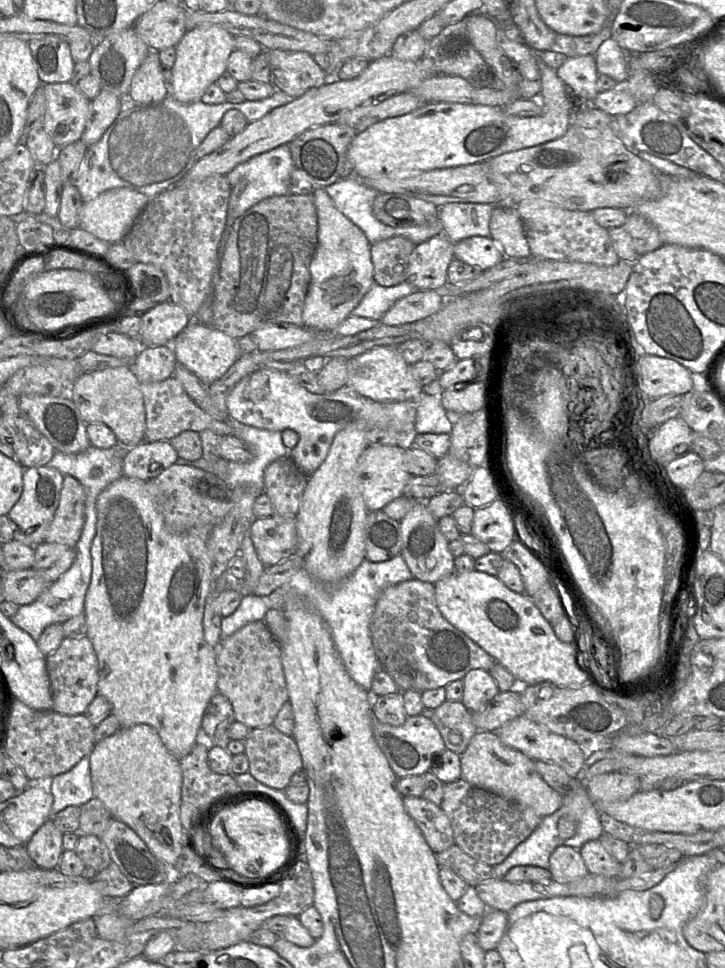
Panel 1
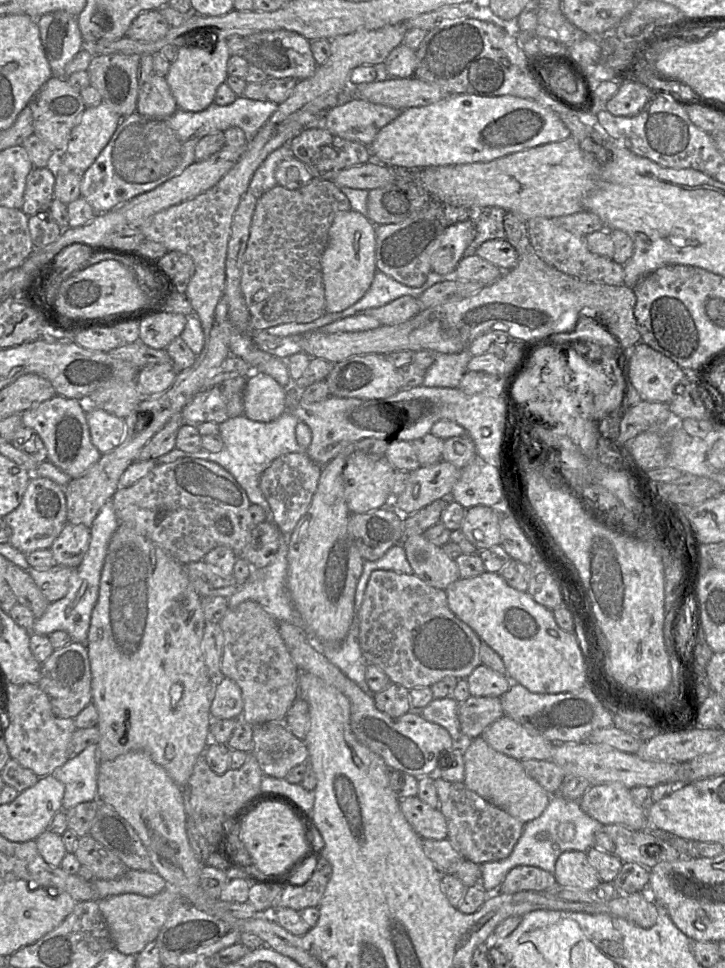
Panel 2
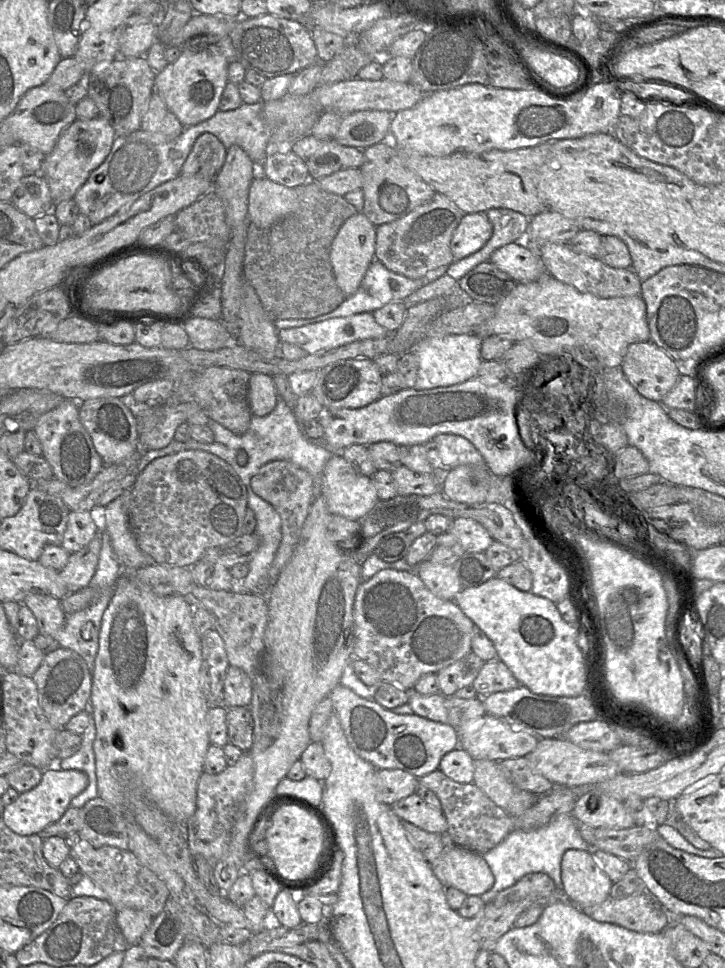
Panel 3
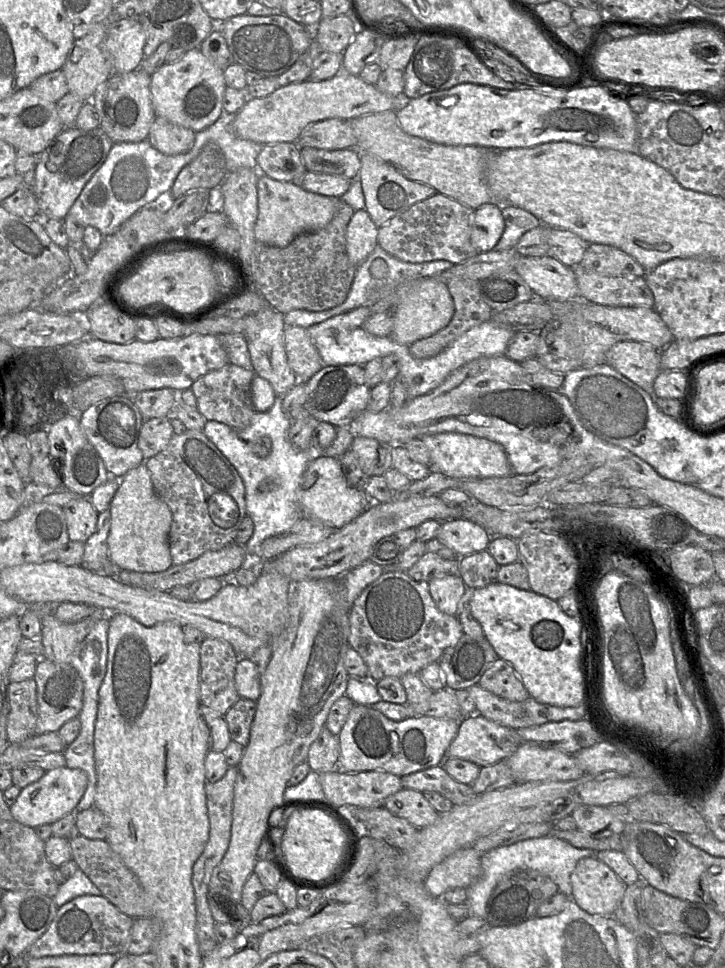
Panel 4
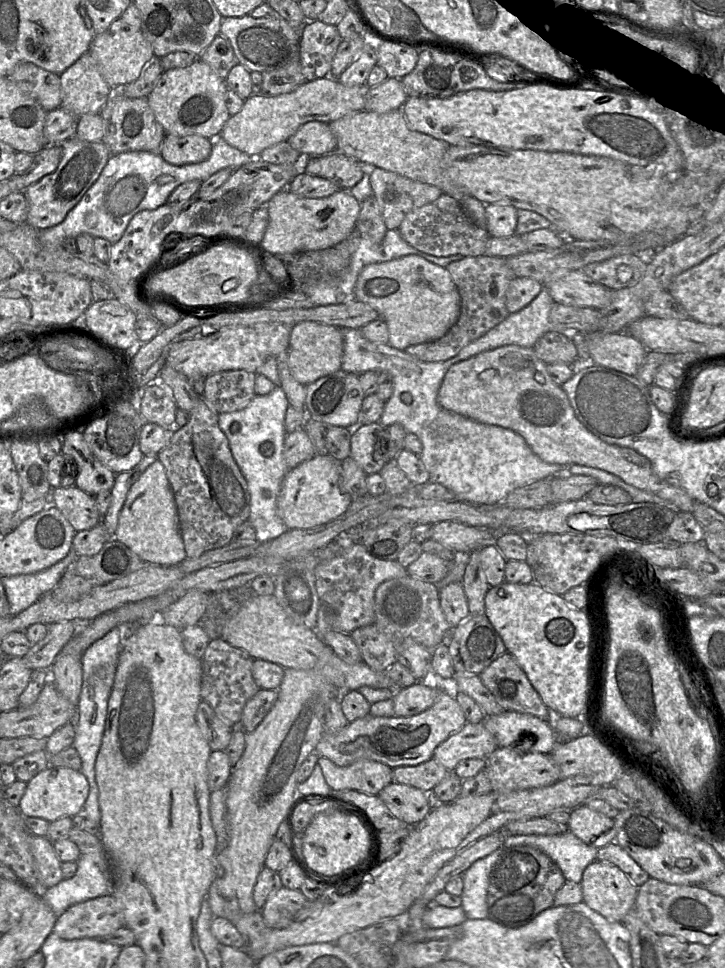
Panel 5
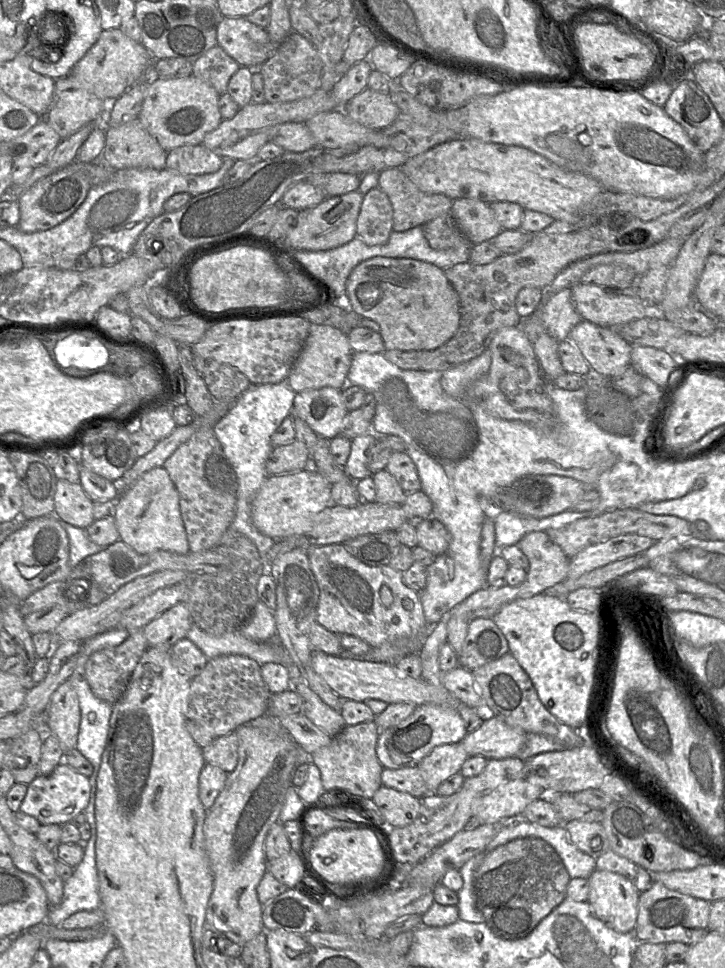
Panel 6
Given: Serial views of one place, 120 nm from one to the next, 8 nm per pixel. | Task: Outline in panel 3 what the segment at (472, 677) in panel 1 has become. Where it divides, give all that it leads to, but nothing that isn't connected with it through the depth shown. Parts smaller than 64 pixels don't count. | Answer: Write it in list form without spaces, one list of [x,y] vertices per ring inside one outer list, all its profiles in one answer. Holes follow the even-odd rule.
[[[497,657],[484,663],[471,685],[477,696],[486,697],[492,693],[515,689],[520,684],[508,667]]]

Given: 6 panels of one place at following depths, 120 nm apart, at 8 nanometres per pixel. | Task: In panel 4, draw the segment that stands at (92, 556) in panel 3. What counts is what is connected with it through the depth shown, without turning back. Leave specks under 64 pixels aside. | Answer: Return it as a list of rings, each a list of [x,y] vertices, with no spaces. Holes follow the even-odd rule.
[[[108,508],[98,513],[96,529],[85,541],[84,554],[80,565],[92,572],[101,573],[109,560],[107,538],[110,525],[111,512]]]

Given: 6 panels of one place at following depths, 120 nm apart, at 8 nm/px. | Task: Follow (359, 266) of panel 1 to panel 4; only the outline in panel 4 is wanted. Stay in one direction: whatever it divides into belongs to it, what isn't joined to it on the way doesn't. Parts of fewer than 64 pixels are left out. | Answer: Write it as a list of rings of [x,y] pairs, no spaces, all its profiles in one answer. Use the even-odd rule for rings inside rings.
[[[366,210],[353,213],[346,230],[346,250],[351,263],[358,267],[378,243],[378,228]]]

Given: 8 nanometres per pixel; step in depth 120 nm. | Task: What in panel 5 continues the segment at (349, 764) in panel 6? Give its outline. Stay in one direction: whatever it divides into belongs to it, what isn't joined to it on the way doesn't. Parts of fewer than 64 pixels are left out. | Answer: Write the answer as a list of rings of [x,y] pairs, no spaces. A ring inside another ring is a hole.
[[[319,757],[317,765],[332,791],[355,790],[378,795],[393,781],[392,768],[374,760],[362,759],[347,766],[338,766],[327,758]]]

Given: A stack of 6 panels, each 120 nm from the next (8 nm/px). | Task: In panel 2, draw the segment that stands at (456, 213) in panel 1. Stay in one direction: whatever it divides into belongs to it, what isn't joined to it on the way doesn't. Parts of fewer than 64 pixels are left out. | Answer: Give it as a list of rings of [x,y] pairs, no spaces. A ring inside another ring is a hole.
[[[472,207],[468,219],[476,229],[475,239],[467,247],[463,257],[475,255],[479,246],[493,239],[505,239],[504,217],[507,211],[499,207]]]

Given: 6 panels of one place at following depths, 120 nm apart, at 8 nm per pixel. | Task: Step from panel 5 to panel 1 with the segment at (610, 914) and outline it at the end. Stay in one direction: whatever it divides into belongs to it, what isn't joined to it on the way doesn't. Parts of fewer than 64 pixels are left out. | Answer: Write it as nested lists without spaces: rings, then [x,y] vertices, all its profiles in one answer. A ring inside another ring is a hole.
[[[558,846],[549,857],[552,879],[568,883],[587,875],[588,869],[579,851],[571,846]]]

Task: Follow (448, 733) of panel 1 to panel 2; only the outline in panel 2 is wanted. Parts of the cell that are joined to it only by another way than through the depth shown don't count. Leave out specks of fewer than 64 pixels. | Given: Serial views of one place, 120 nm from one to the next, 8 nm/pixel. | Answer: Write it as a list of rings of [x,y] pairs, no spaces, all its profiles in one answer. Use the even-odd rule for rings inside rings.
[[[453,697],[433,698],[420,713],[425,720],[445,728],[449,732],[454,745],[461,745],[464,749],[470,739],[465,738],[461,731],[458,719],[458,702]]]

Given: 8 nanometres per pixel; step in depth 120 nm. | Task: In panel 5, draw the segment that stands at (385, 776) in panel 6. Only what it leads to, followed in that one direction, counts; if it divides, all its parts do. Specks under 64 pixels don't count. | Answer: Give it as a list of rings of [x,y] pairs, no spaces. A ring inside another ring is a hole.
[[[434,758],[417,766],[400,766],[392,769],[393,781],[429,793],[450,773]]]

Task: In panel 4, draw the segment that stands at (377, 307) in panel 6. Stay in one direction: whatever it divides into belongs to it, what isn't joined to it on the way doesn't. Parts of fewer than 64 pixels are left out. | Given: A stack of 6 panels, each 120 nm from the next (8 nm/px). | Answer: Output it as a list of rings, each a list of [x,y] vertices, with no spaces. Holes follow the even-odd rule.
[[[428,277],[401,285],[399,302],[391,311],[394,328],[390,337],[399,344],[410,346],[417,340],[427,338],[445,328],[454,315],[454,302],[447,284]]]

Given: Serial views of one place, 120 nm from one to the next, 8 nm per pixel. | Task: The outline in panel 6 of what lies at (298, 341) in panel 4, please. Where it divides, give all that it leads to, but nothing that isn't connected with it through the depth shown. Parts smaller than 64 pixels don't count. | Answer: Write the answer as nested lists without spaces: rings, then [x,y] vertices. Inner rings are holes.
[[[311,324],[305,344],[287,377],[290,387],[296,392],[323,387],[343,389],[348,383],[348,372],[353,358],[348,334],[338,328]]]

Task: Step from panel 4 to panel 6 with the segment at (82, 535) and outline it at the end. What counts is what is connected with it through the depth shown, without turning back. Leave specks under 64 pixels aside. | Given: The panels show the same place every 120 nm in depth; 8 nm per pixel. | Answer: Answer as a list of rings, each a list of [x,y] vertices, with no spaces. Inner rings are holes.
[[[58,479],[54,495],[54,512],[59,519],[72,526],[87,529],[95,521],[93,504],[80,483]]]

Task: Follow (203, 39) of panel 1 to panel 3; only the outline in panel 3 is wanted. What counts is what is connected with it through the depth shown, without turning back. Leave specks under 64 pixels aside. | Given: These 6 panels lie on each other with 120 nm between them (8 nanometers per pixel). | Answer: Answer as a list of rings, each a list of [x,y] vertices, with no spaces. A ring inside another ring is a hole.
[[[216,44],[203,50],[186,48],[174,62],[156,73],[154,91],[184,127],[196,125],[211,118],[219,110],[220,98],[228,82],[228,64]]]

